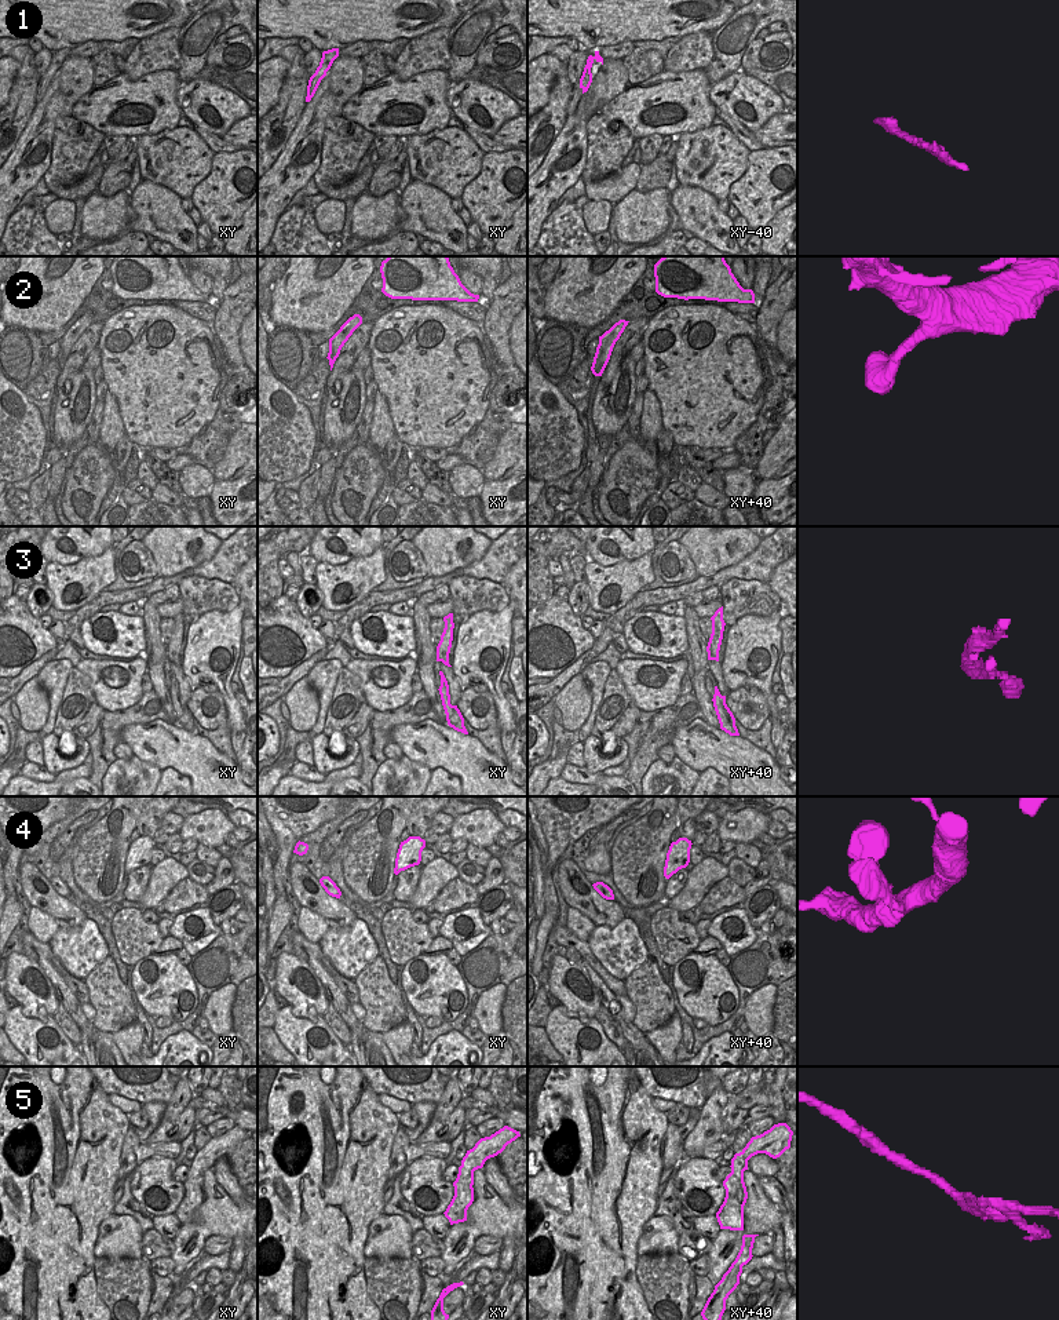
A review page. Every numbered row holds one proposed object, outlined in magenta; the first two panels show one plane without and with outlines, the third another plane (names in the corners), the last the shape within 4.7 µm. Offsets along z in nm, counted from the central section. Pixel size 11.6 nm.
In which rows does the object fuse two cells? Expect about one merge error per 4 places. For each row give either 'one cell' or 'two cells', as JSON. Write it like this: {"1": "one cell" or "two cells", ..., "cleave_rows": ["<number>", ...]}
{"1": "two cells", "2": "one cell", "3": "two cells", "4": "one cell", "5": "one cell", "cleave_rows": ["1", "3"]}

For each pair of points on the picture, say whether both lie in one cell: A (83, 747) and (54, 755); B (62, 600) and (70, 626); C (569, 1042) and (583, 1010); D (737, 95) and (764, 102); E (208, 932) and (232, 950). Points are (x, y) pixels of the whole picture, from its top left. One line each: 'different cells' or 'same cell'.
A: same cell
B: different cells
C: different cells
D: same cell
E: different cells

